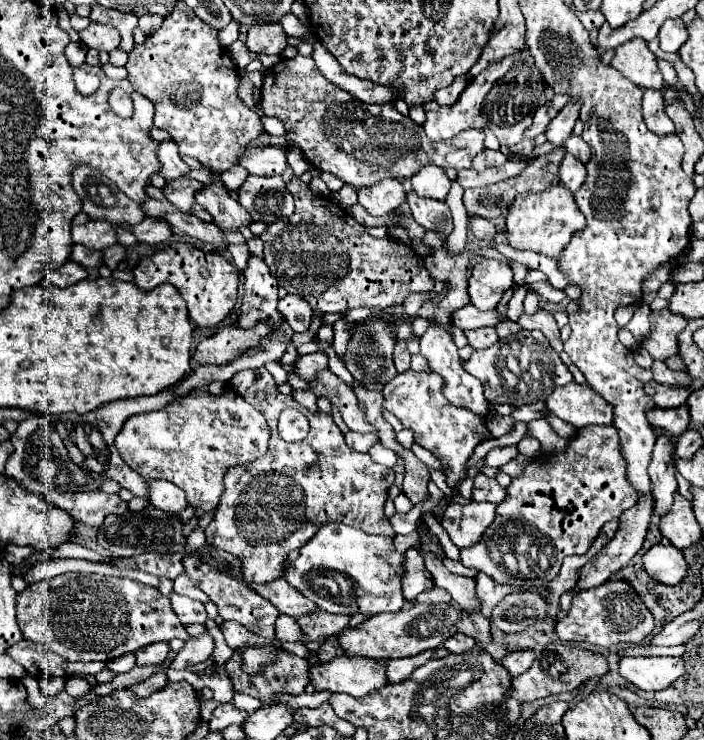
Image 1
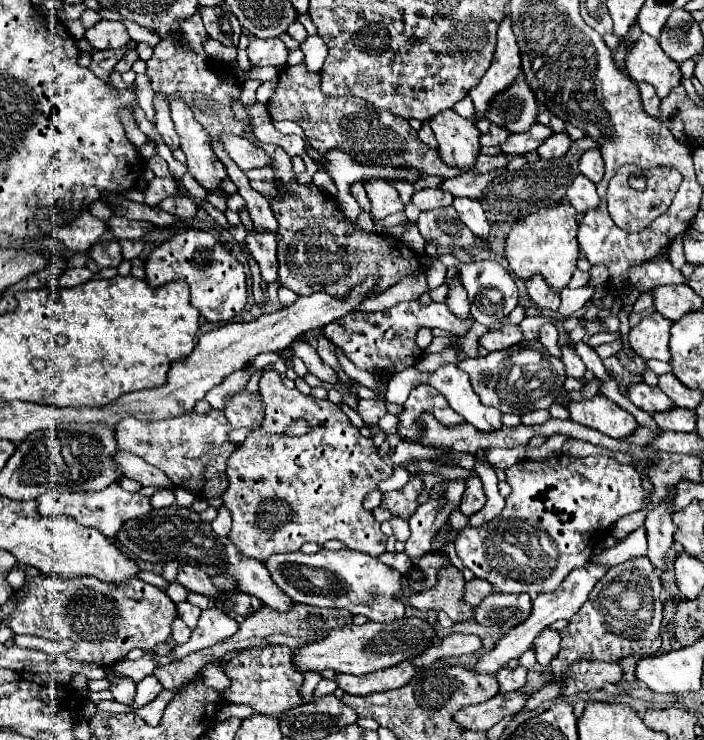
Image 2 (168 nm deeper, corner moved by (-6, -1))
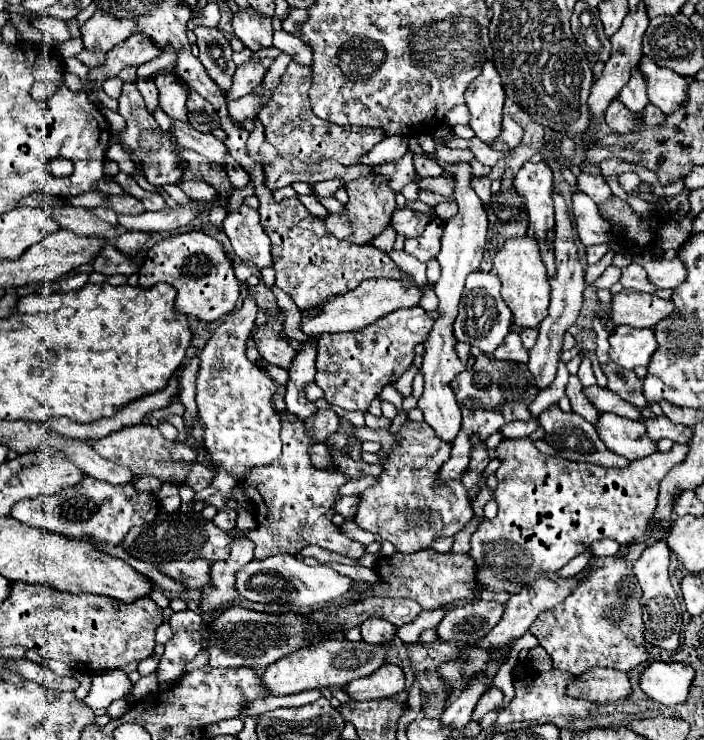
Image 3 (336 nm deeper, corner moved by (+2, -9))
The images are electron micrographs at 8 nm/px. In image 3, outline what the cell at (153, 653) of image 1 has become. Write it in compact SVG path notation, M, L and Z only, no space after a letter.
M108 670L93 675L90 691L84 698L86 706L92 710L107 709L114 700L124 698L132 686L128 676L120 670Z

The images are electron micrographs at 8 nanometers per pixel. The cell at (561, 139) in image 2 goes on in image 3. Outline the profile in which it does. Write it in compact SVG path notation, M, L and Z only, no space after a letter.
M526 162L514 178L514 188L524 198L530 214L530 230L540 244L540 256L548 270L548 280L556 274L554 246L548 242L548 232L554 230L552 184L552 170L544 162Z

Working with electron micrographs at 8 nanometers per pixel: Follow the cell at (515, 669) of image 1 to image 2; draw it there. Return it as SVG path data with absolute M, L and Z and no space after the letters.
M518 666L518 668L500 668L500 672L496 674L498 682L500 682L500 692L512 692L512 690L520 690L526 684L526 676L528 670Z

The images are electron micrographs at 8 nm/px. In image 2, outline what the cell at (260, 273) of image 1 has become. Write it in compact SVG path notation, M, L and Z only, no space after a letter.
M250 234L246 236L246 246L250 254L260 264L260 274L266 284L278 280L278 260L276 260L276 236L274 234Z

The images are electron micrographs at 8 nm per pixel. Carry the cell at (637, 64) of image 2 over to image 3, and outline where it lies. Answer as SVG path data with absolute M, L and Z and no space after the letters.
M648 56L640 62L640 72L648 80L648 98L664 114L672 114L688 100L688 80L668 68L660 68Z

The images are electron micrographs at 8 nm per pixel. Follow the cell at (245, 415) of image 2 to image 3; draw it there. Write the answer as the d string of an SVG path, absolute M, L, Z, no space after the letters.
M246 296L242 308L224 318L200 354L200 372L196 382L198 416L204 424L202 446L210 454L212 462L222 464L236 482L246 476L248 468L270 464L282 454L280 416L272 406L276 384L264 370L246 358L246 340L250 338L256 312L256 302Z

